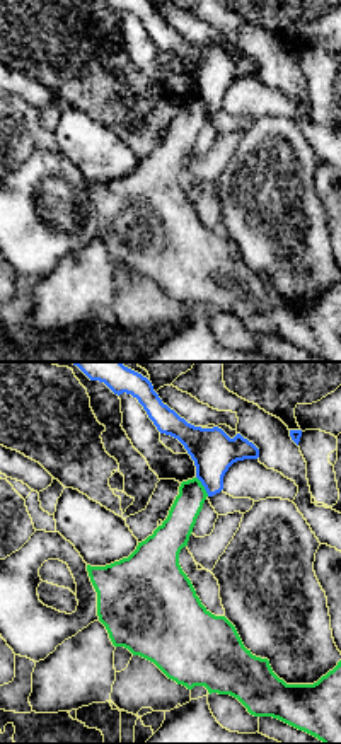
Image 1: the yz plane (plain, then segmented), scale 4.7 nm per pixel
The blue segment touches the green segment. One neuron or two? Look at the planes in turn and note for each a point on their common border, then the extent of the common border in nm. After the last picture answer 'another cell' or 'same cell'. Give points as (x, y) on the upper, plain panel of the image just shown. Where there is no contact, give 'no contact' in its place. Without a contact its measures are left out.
(203, 103) | 110 nm

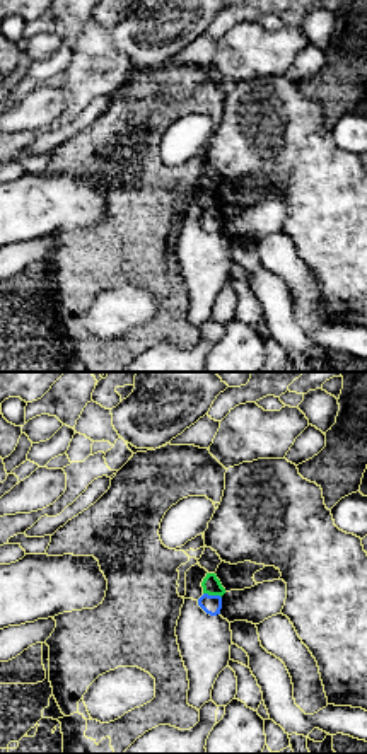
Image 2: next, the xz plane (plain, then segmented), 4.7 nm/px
(212, 214) | 90 nm

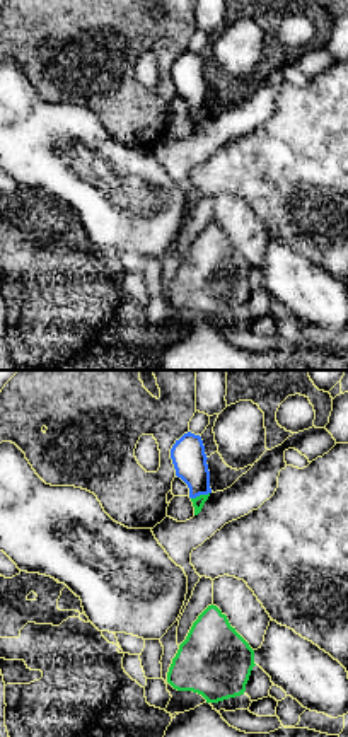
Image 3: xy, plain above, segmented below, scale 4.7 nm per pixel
(200, 111) | 90 nm

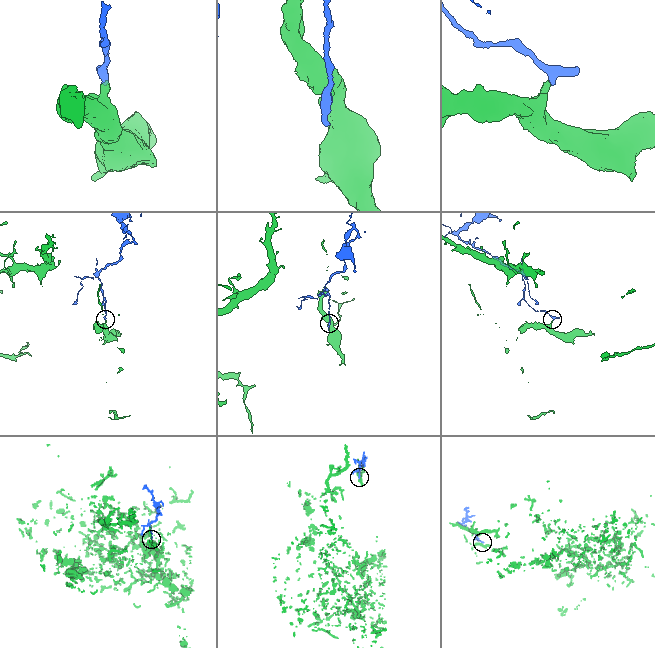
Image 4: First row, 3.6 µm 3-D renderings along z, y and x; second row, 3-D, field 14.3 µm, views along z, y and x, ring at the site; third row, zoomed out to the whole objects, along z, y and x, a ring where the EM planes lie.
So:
another cell

